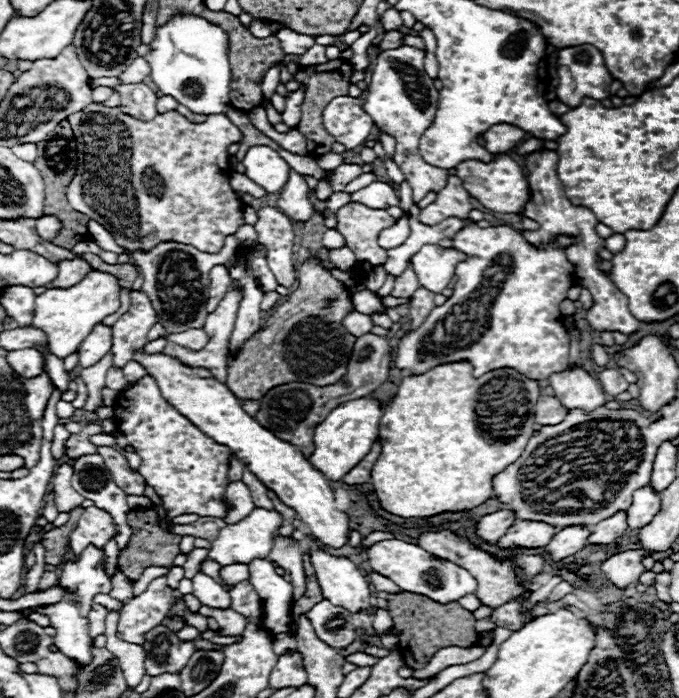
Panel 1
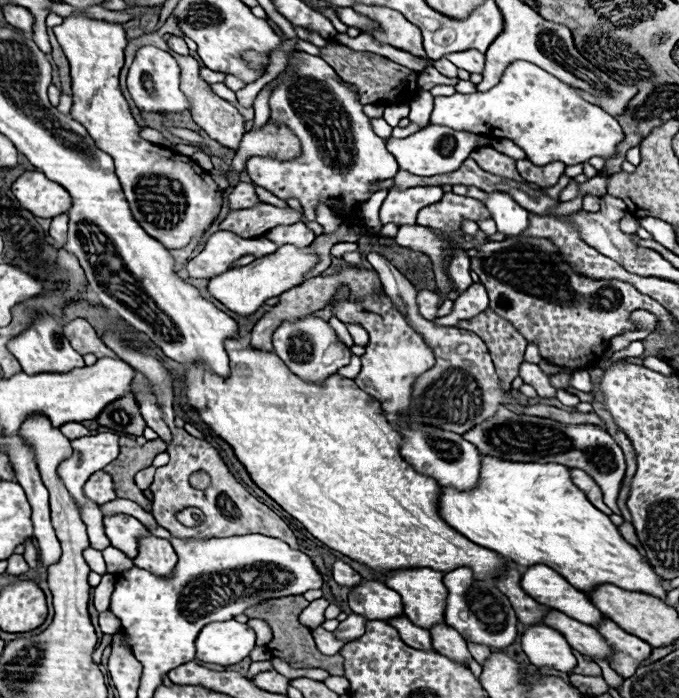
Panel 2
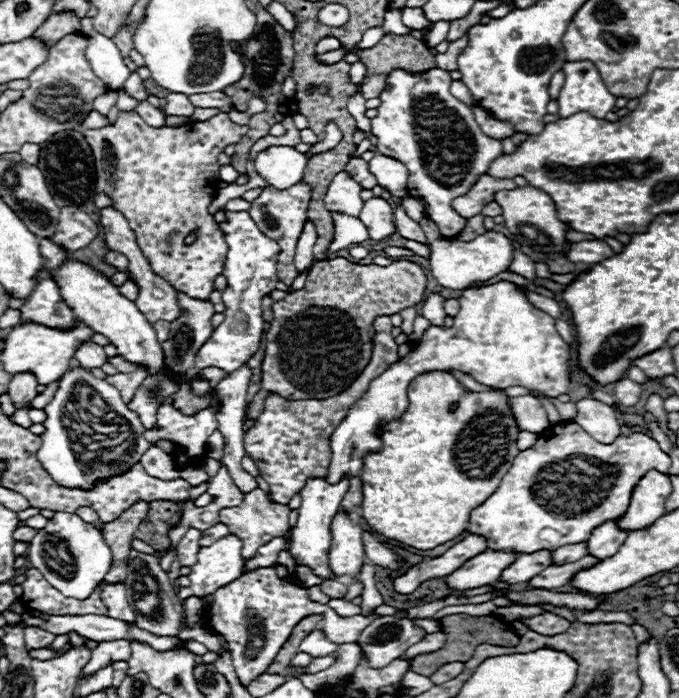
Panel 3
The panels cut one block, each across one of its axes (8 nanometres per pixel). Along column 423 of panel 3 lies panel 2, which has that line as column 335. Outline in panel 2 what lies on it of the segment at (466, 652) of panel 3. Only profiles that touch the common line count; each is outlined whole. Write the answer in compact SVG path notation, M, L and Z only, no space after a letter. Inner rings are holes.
M284 596L284 598L270 598L270 600L264 600L252 608L246 608L244 614L248 618L262 618L270 624L272 632L274 632L274 638L272 642L268 644L268 650L272 652L274 658L282 658L286 664L290 664L292 668L324 668L328 670L330 674L334 676L344 676L344 658L340 654L334 654L336 658L324 658L324 654L318 652L314 640L312 640L312 634L310 634L310 628L302 626L298 622L298 616L302 612L302 608L308 606L308 602L302 598L302 596ZM292 656L302 656L302 658L292 658Z

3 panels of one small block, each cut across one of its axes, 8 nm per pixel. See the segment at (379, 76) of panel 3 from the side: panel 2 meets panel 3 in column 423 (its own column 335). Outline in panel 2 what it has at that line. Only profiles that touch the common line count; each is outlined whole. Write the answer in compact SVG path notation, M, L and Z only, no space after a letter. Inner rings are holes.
M330 40L324 48L320 48L320 58L326 60L344 82L354 84L358 88L362 104L408 104L412 102L412 98L418 96L418 72L396 64L384 56L372 52L356 52L340 42Z

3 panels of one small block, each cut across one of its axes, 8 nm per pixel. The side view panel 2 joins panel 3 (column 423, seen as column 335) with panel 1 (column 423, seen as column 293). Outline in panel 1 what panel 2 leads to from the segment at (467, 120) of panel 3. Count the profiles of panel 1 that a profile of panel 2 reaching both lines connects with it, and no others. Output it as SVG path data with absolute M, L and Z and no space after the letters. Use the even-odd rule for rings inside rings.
M400 46L380 52L370 84L370 94L364 102L364 110L372 116L374 124L382 132L388 132L396 138L398 144L394 162L398 164L408 184L412 186L414 202L420 202L430 190L440 192L446 186L448 178L448 170L426 164L418 152L418 140L422 132L432 124L438 106L438 90L434 88L434 80L430 80L422 68L424 68L424 50L418 50L414 46Z

